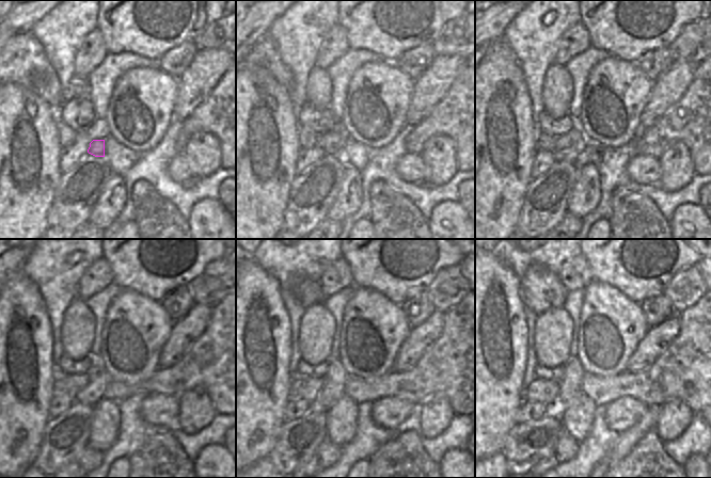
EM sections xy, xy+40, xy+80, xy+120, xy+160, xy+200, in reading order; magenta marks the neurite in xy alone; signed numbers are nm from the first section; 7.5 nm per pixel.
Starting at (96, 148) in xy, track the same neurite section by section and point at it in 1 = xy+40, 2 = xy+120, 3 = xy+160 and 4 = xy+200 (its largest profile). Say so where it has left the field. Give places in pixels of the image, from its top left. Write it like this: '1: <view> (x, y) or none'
1: xy+40 (331, 143)
2: xy+120 (62, 386)
3: xy+160 (301, 388)
4: xy+200 (541, 391)

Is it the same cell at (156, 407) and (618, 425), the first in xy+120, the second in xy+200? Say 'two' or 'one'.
one

